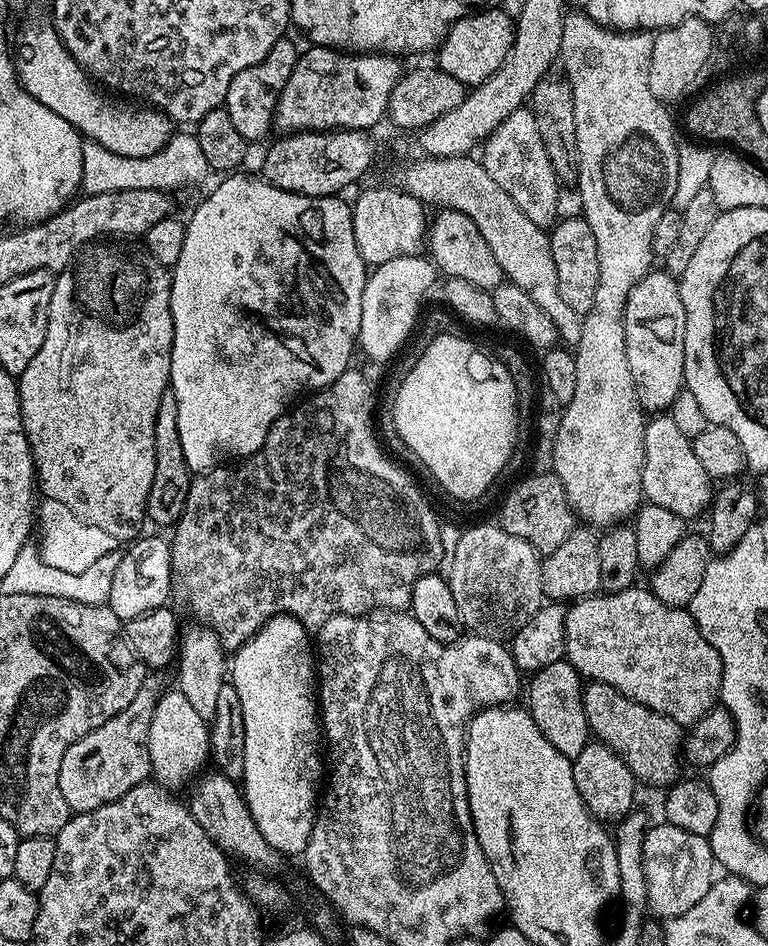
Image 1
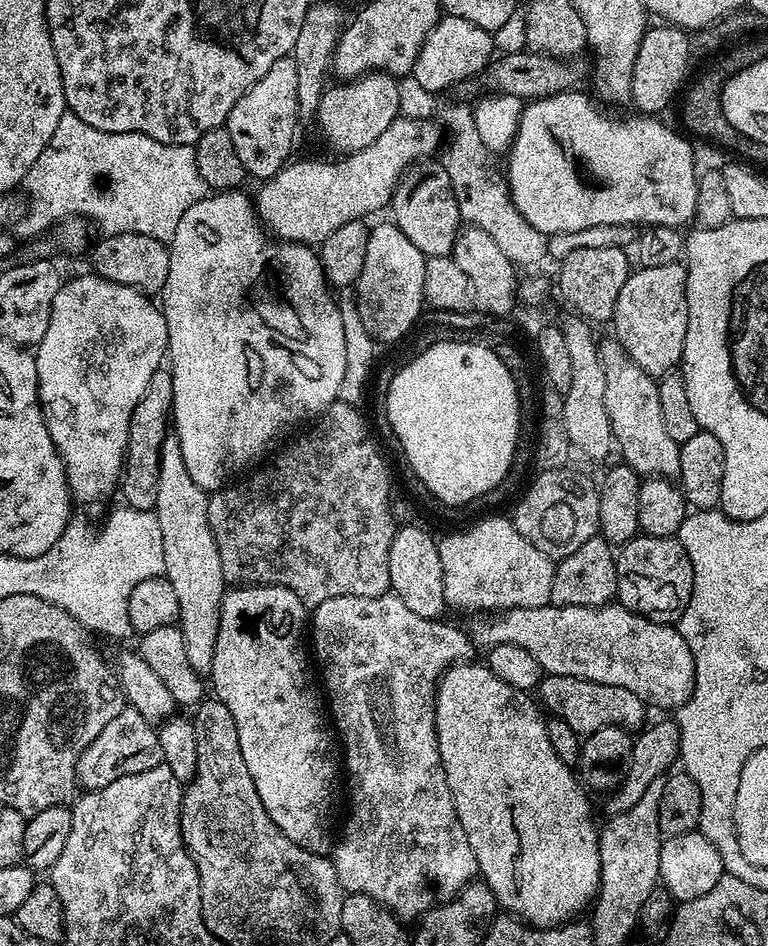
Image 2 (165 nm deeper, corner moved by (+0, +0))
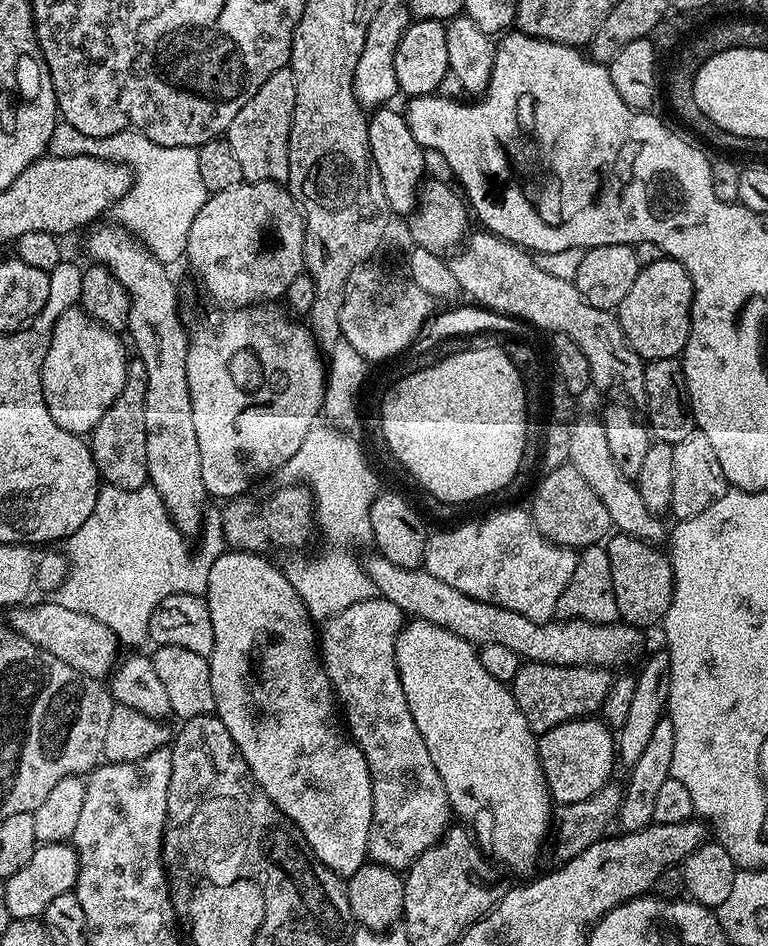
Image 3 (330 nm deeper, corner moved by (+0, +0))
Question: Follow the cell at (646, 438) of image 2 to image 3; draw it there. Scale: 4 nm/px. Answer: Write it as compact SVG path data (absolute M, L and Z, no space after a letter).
M473 231L450 260L463 295L473 296L471 299L482 308L545 328L548 334L566 334L586 354L597 389L621 388L628 396L643 397L645 361L628 345L619 319L612 312L590 306L573 281L546 274L525 249L490 231L479 231Z

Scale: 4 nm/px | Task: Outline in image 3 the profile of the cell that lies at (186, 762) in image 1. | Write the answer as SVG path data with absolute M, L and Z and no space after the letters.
M55 602L31 604L13 607L7 613L6 619L15 632L34 642L34 646L42 646L42 650L54 654L54 658L62 658L66 666L83 672L93 680L103 681L111 677L122 645L106 622L98 622L98 618L90 618L90 614L78 614L78 610L70 610Z

